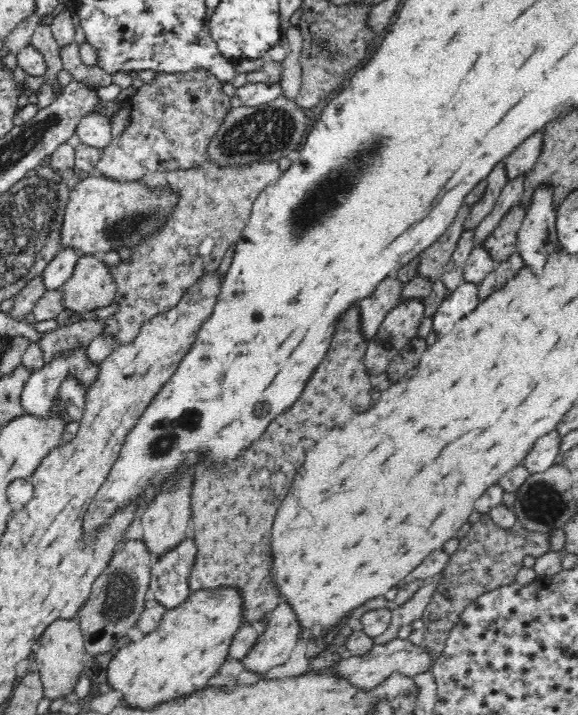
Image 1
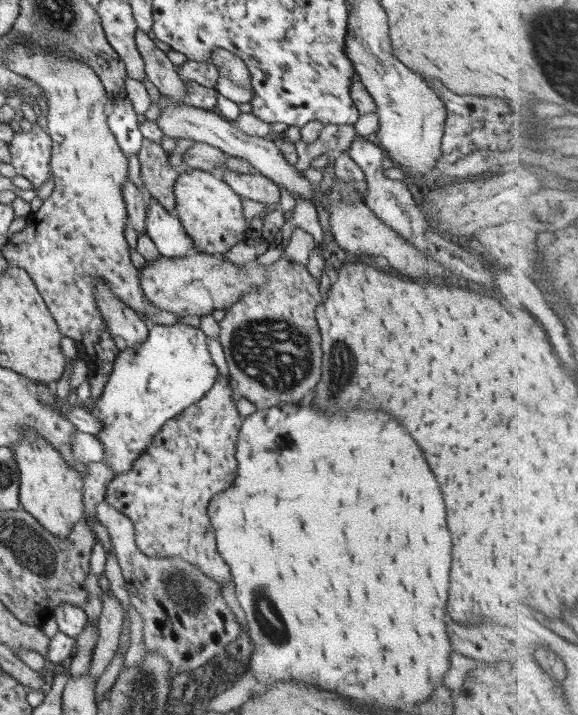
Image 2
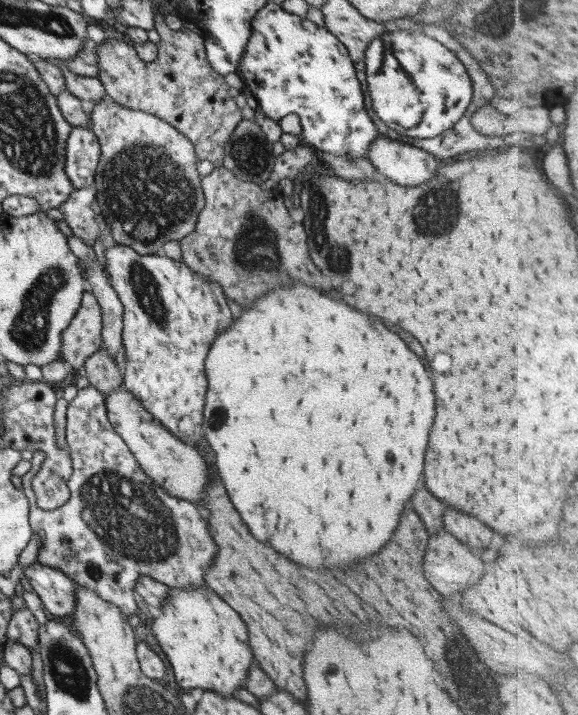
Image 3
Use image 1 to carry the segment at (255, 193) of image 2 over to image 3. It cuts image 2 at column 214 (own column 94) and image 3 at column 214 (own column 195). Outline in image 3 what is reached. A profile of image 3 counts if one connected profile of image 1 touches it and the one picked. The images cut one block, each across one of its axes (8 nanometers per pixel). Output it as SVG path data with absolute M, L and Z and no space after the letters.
M183 28L175 32L171 30L171 40L159 40L154 61L139 60L134 47L119 38L107 39L103 44L95 46L95 55L99 69L96 77L103 85L106 98L115 101L121 107L148 113L173 125L173 128L193 145L197 160L207 160L214 167L222 166L225 144L235 130L237 122L241 120L241 112L235 105L234 98L229 96L229 87L223 81L223 76L217 74L207 62L202 37Z

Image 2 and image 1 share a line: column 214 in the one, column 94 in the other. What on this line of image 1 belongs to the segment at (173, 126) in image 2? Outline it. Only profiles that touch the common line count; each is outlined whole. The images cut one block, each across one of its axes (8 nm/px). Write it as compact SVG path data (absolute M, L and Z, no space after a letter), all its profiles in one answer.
M104 111L90 113L78 123L75 130L76 143L105 149L111 140L111 119Z

